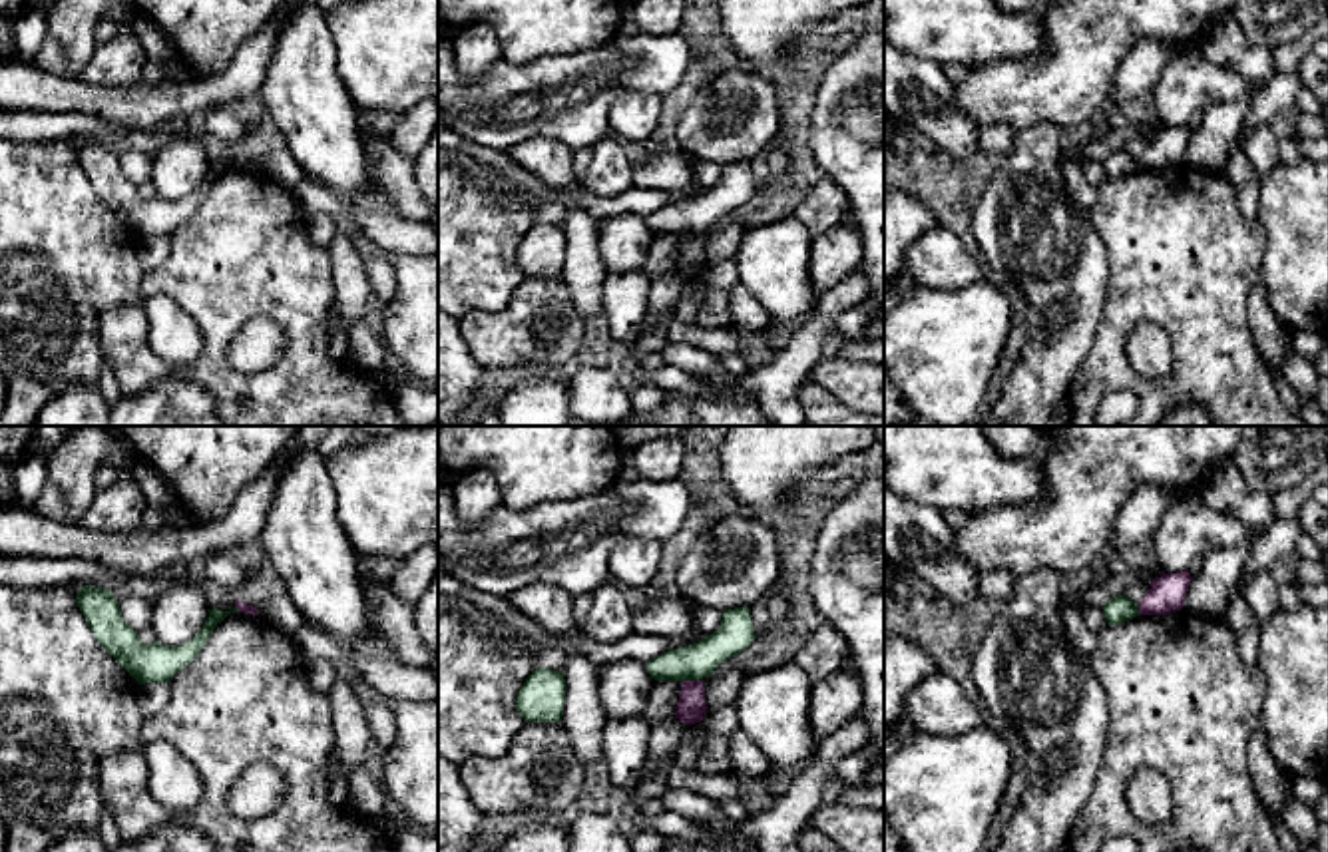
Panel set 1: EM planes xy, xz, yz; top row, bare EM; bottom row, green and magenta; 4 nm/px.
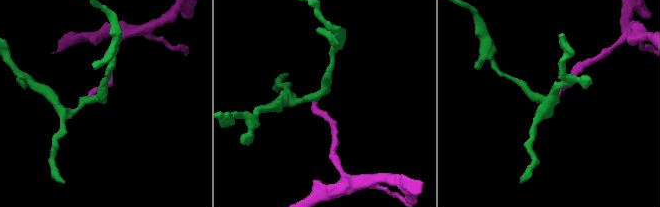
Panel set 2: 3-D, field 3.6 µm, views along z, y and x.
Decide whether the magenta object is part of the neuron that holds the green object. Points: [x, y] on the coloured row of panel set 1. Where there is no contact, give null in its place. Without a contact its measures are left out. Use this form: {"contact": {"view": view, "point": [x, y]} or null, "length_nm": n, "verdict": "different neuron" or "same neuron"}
{"contact": {"view": "xz", "point": [689, 679]}, "length_nm": 70, "verdict": "different neuron"}

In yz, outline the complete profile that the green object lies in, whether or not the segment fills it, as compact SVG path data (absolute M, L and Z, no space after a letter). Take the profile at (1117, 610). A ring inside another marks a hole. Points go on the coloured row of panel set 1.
M1117 595L1103 605L1103 615L1109 625L1121 625L1139 615L1139 605L1127 595Z

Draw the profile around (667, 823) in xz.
M661 808L657 816L641 814L639 832L647 832L647 830L653 830L663 836L693 840L693 842L719 844L697 822L665 808Z

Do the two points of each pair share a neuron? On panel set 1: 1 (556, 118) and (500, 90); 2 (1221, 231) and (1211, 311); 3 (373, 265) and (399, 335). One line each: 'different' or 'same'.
1: same
2: same
3: different

